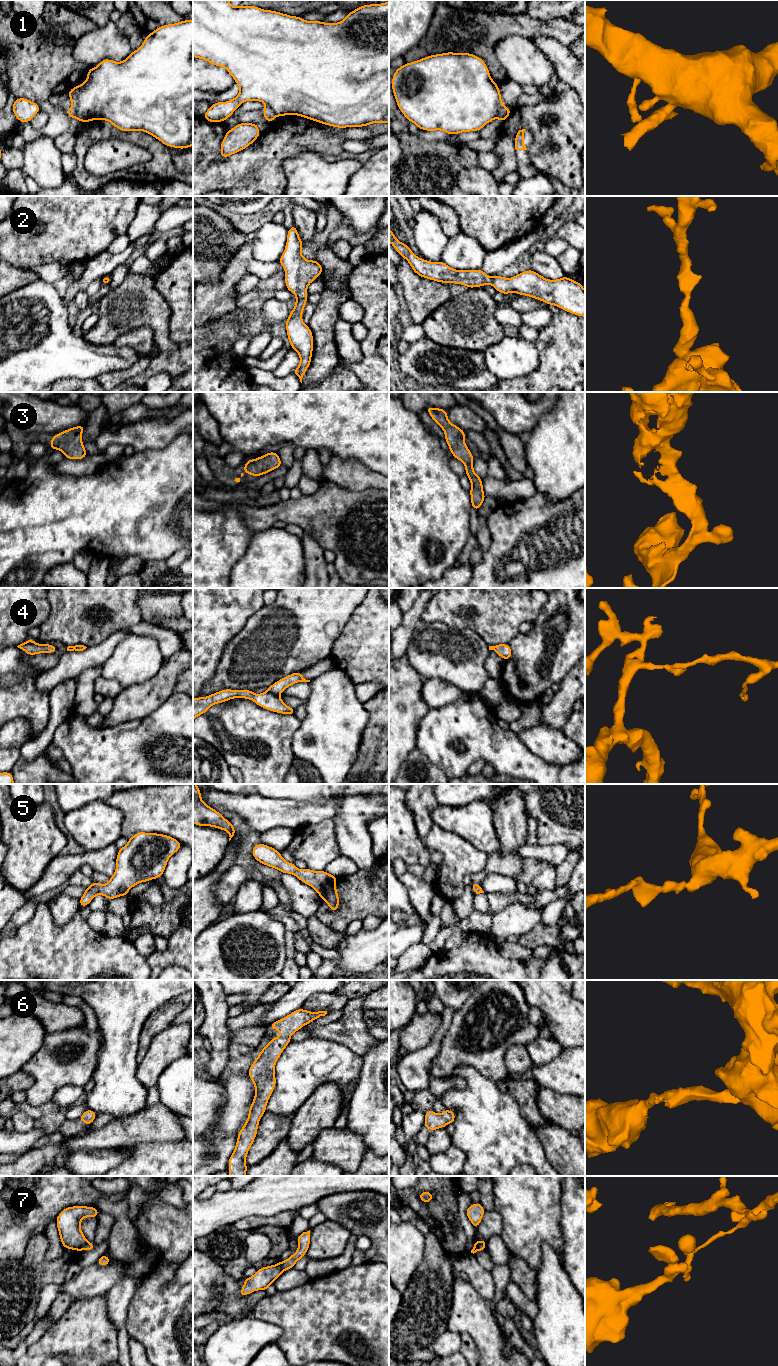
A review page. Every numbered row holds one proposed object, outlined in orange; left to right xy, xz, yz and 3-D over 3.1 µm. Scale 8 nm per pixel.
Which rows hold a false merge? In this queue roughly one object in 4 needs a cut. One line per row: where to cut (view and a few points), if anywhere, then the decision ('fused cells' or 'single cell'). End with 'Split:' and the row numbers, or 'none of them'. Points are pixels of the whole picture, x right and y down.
1: cut in yz along (502, 103), (498, 109), (497, 117); fused cells
2: no cut; single cell
3: no cut; single cell
4: cut in xz along (266, 691), (277, 695); fused cells
5: no cut; single cell
6: no cut; single cell
7: cut in xz along (279, 1263), (283, 1271); fused cells
Split: 1, 4, 7

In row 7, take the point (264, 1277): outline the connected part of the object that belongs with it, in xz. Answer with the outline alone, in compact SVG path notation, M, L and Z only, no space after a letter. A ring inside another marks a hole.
M280 1263L257 1269L256 1273L244 1278L244 1286L239 1295L246 1296L257 1290L268 1290L270 1285L283 1273Z

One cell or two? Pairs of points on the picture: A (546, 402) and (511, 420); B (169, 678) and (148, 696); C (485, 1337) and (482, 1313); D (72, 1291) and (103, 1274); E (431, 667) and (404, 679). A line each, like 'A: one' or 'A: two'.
A: one
B: one
C: one
D: one
E: two

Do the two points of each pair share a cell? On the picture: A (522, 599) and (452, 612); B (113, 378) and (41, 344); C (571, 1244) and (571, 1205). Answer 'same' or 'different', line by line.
A: same
B: different
C: same

